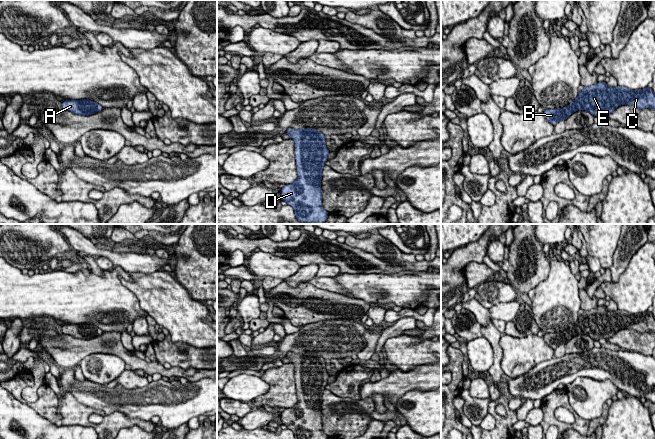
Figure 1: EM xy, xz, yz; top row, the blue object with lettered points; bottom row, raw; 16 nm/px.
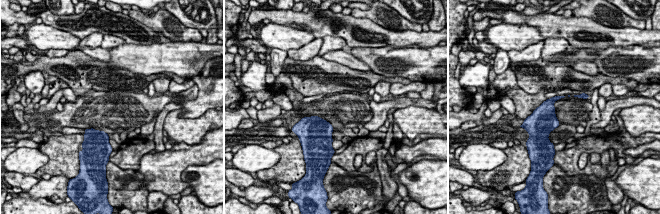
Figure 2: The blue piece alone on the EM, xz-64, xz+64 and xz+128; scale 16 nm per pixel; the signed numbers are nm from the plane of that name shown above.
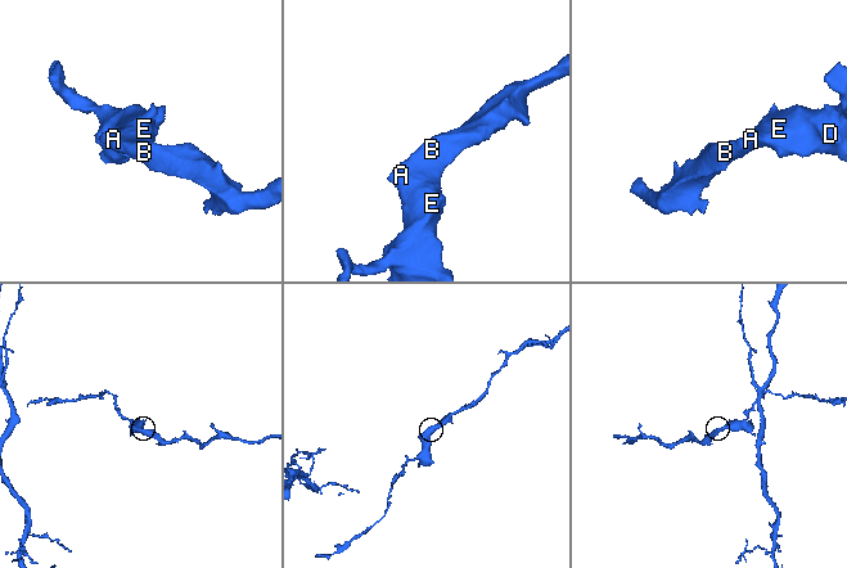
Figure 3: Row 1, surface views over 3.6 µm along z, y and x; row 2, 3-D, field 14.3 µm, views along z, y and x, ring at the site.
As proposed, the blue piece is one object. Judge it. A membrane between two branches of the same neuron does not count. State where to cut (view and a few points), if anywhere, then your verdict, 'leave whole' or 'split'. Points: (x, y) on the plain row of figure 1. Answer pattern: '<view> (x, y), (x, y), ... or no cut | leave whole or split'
no cut | leave whole

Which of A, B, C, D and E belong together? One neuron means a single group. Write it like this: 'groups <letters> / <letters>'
groups A B C D E

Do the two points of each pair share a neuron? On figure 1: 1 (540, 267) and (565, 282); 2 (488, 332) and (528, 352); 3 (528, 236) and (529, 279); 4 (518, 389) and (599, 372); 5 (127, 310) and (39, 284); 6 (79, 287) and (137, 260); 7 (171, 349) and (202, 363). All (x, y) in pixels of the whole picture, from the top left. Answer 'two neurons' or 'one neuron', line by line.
1: two neurons
2: two neurons
3: one neuron
4: one neuron
5: one neuron
6: two neurons
7: one neuron

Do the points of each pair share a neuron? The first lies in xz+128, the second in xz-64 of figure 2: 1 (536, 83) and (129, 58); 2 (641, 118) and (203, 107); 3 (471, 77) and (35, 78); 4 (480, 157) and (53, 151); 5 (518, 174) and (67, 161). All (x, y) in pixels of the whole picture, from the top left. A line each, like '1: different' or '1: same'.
1: different
2: different
3: same
4: different
5: same

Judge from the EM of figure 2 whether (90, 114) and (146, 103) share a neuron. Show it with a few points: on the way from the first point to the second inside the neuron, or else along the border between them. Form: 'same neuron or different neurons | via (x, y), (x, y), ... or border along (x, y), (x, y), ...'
same neuron | via (104, 110), (132, 110)

